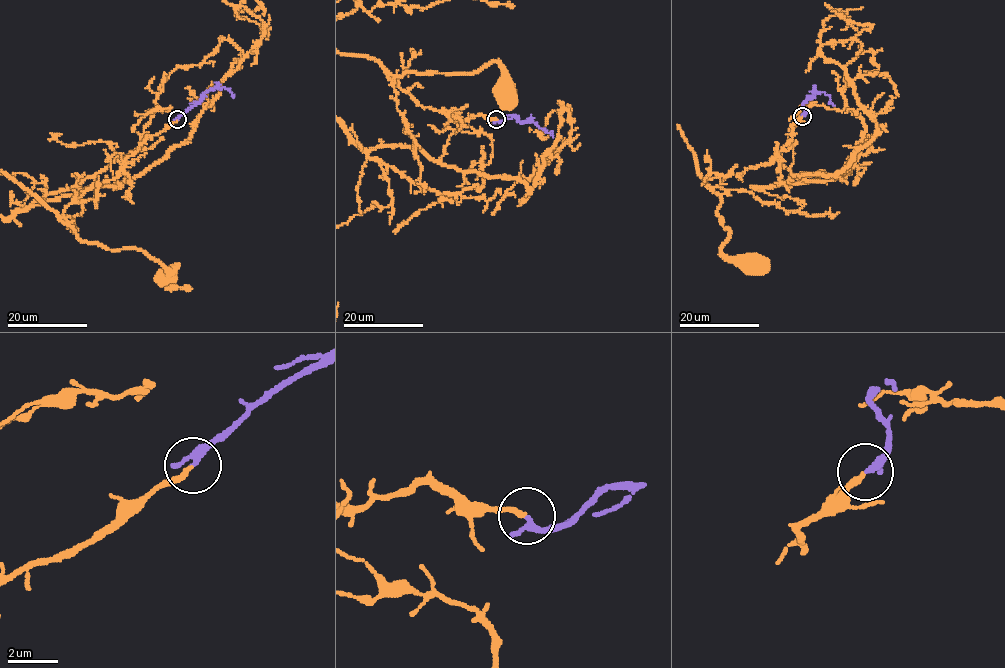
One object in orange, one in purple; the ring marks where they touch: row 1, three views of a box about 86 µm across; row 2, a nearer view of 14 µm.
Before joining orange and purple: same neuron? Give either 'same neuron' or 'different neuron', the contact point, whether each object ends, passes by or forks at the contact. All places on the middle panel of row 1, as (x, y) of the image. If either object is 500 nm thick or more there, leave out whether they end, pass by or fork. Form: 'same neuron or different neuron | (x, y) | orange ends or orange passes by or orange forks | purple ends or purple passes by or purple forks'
same neuron | (496, 119) | orange ends | purple passes by

